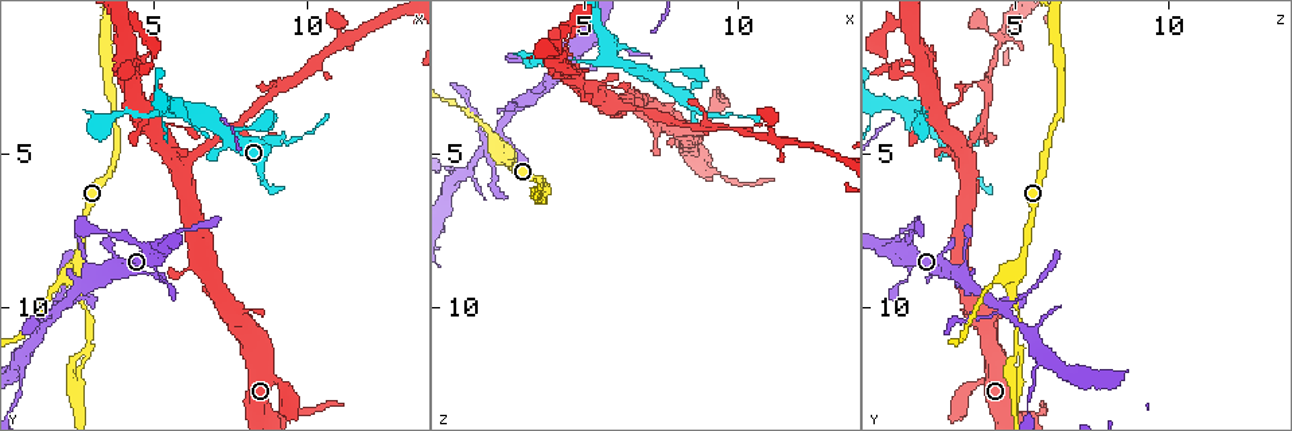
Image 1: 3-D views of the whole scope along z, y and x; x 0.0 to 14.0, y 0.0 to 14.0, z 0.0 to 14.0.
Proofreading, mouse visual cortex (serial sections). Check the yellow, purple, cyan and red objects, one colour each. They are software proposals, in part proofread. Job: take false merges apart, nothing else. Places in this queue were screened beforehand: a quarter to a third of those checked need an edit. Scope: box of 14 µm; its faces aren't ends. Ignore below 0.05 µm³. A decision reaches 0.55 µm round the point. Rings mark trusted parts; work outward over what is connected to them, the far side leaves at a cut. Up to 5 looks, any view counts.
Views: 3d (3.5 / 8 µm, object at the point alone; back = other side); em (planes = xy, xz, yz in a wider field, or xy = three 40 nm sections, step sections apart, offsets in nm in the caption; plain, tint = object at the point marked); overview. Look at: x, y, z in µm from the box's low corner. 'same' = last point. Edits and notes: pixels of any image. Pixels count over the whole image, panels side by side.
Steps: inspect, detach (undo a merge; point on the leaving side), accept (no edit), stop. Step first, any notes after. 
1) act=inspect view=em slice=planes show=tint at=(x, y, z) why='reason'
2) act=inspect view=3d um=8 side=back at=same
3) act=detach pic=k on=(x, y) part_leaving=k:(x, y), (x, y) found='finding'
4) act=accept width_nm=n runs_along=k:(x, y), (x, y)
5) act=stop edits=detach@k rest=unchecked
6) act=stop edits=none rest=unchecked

act=inspect view=3d um=3.5 side=back at=(2.3, 9.0, 4.8) why='a fork'

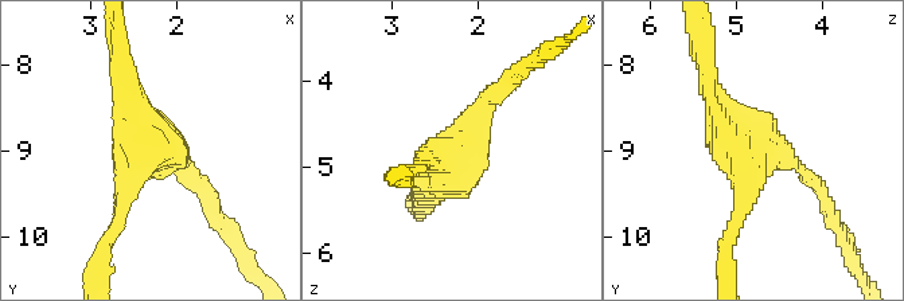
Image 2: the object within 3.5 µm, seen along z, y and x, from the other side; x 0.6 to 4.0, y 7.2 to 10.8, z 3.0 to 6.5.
act=accept runs_along=2:(706, 71), (744, 167), (733, 229) found='one cell here'

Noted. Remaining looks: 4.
act=inspect view=3d um=8 at=(11.1, 1.4, 4.6) why='sharp bend'

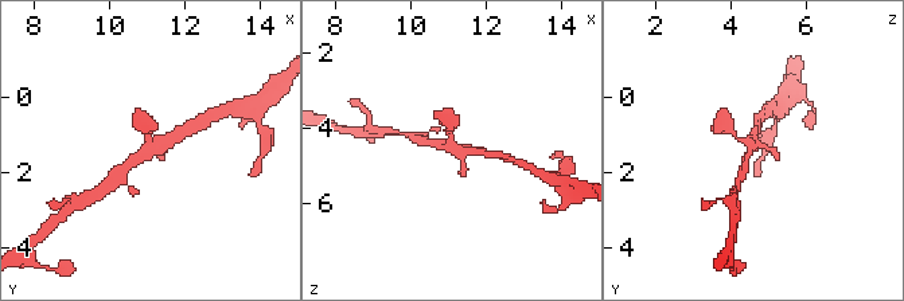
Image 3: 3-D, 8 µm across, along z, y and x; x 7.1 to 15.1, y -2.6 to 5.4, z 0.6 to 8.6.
act=inspect view=em slice=xy step=1 show=tint at=(11.1, 1.3, 4.6)

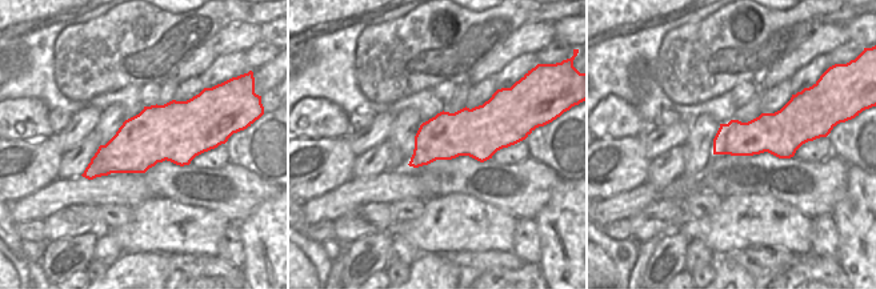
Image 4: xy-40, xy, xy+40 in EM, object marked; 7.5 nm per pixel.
act=accept runs_along=3:(120, 172), (148, 147), (184, 131) found='continuous, no second cell'

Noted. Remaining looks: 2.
act=stop edits=none rest=unchecked

